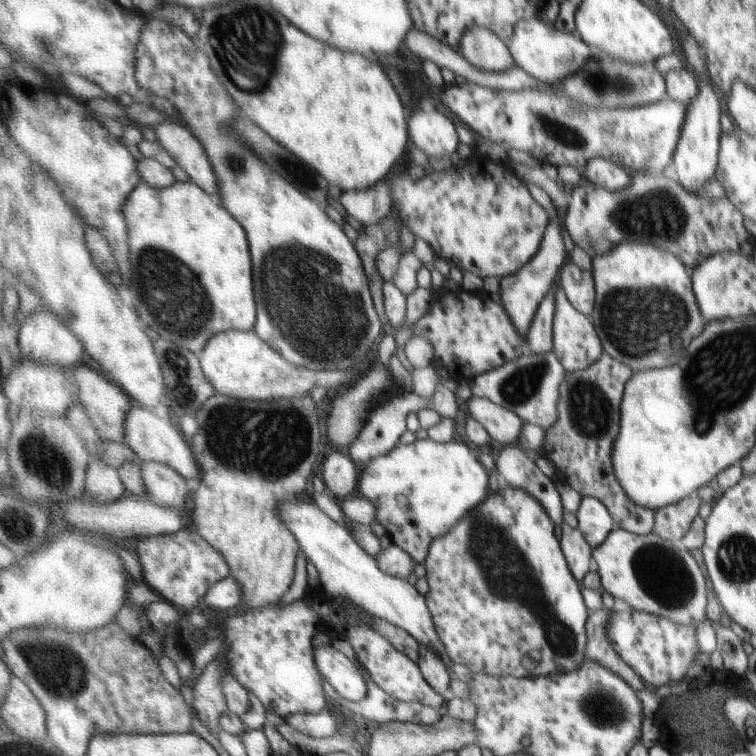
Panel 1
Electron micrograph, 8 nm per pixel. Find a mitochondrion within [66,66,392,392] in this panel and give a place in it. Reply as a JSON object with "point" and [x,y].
{"point":[184,306]}

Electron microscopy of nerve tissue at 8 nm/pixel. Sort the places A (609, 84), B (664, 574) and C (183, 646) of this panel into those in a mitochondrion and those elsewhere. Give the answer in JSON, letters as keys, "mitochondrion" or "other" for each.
{"A":"mitochondrion","B":"mitochondrion","C":"other"}

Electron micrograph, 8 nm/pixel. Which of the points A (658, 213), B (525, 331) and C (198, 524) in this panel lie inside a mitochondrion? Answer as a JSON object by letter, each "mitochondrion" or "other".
{"A":"mitochondrion","B":"other","C":"other"}

